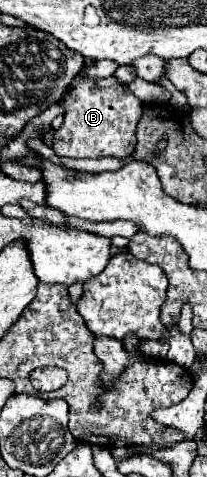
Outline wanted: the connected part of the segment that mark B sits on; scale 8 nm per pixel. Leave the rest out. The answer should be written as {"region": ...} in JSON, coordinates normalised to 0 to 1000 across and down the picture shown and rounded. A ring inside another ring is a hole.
{"region":[[[556,157],[507,166],[391,161],[314,195],[314,254],[266,275],[256,317],[295,329],[614,329],[652,312],[652,270],[691,216]]]}

